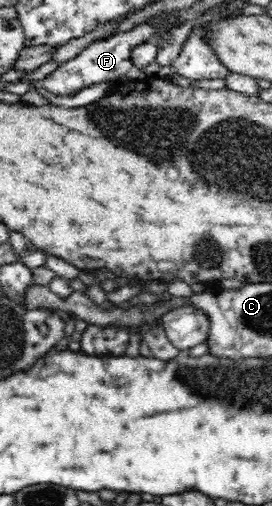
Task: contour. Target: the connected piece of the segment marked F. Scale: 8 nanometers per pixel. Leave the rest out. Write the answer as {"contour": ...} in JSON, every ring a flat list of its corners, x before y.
{"contour":[[149,22,137,25,131,31,119,33,109,38,101,38,92,42,87,49,81,51,75,59,67,61,59,65,51,76,45,77,39,84,48,92,56,97,67,97,67,95,75,95,84,87,95,85,97,83,114,83,121,82,123,77,139,77,141,81,147,80,146,73,139,73,130,61,131,50,137,45,143,44,145,41,153,41,158,38,158,33,151,27]]}

